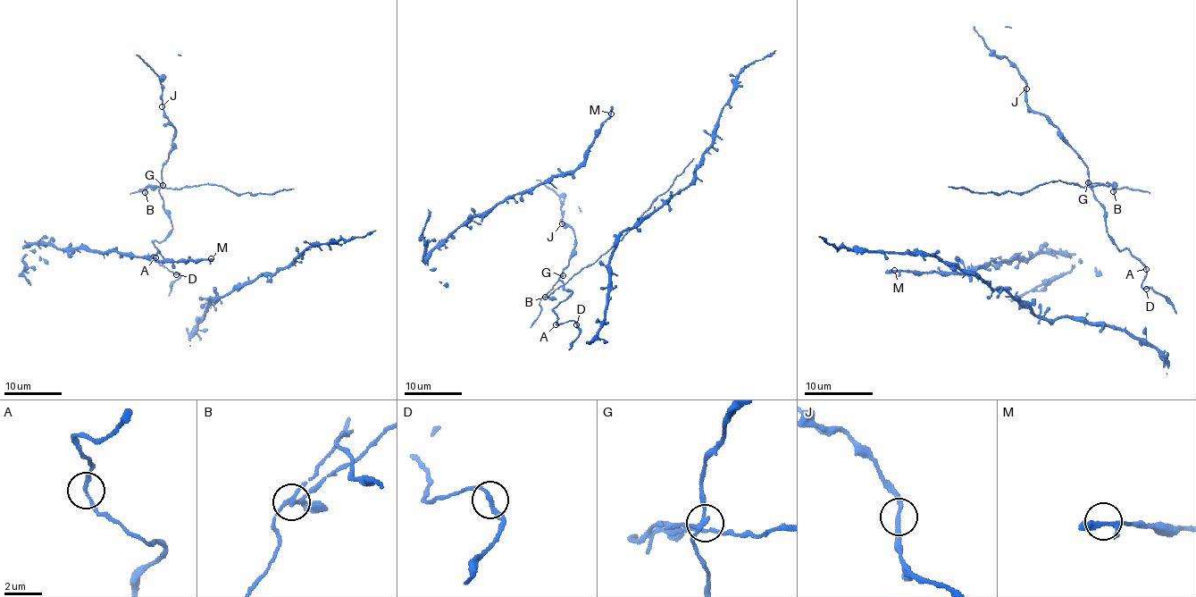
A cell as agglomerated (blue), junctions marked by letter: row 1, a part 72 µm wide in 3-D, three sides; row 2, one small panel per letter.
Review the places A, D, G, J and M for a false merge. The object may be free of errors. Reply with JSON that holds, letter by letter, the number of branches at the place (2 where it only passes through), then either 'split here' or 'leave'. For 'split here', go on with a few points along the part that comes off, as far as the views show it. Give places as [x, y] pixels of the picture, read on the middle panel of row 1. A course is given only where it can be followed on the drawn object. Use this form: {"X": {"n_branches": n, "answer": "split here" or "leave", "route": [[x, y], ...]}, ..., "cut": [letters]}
{"A": {"n_branches": 2, "answer": "leave"}, "D": {"n_branches": 2, "answer": "leave"}, "G": {"n_branches": 3, "answer": "split here", "route": [[562, 275], [554, 287], [555, 290], [611, 249], [694, 158]]}, "J": {"n_branches": 2, "answer": "leave"}, "M": {"n_branches": 3, "answer": "leave"}, "cut": ["G"]}

